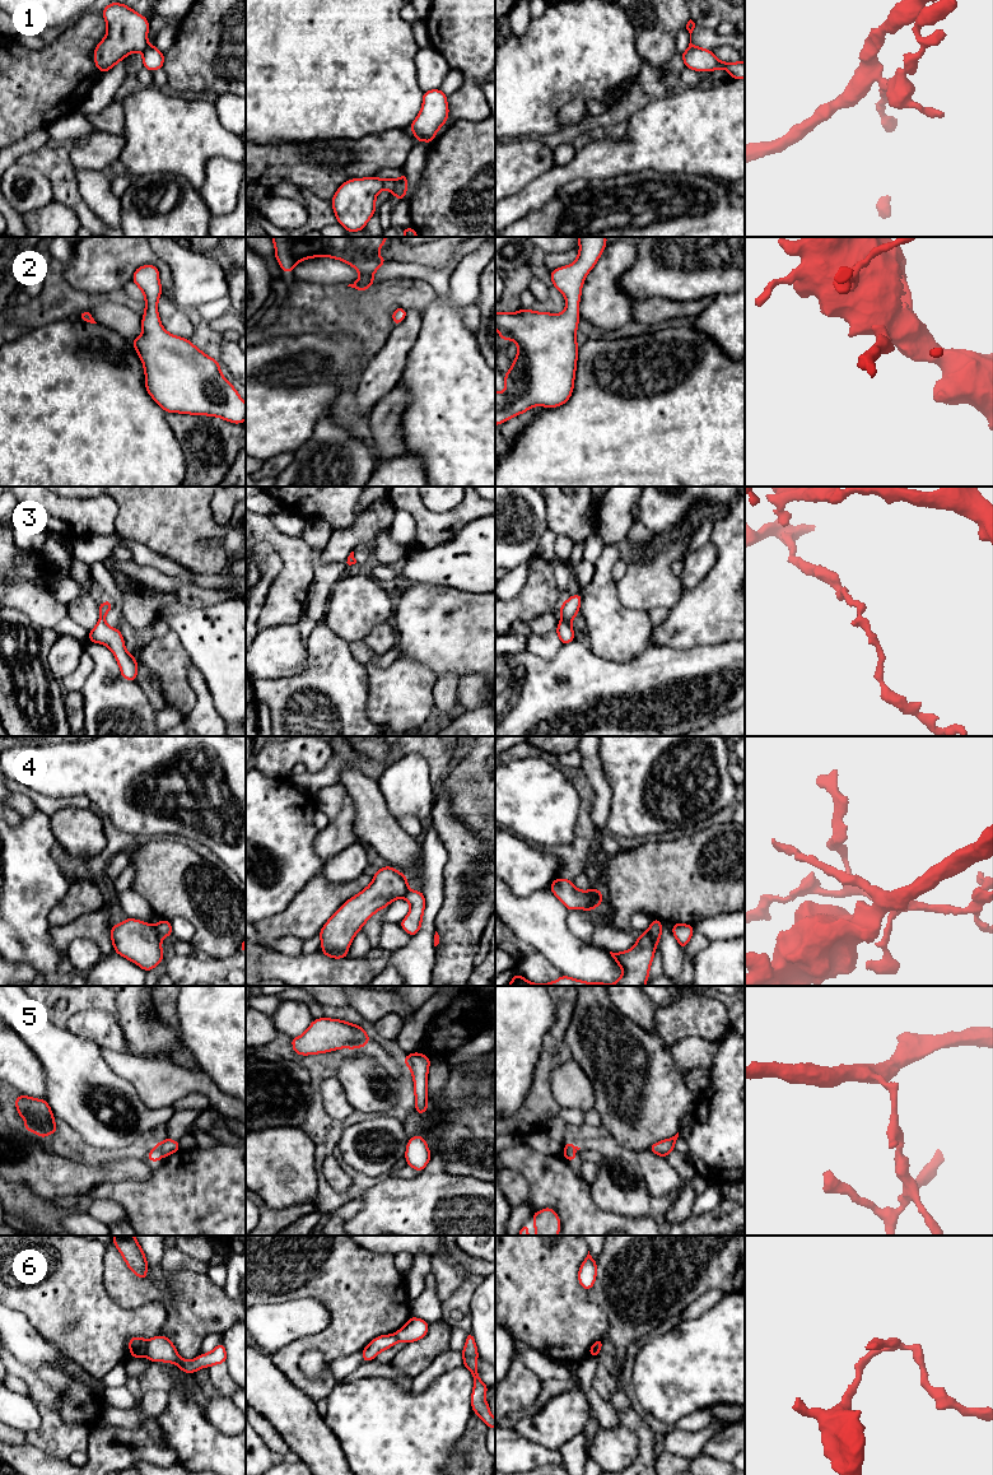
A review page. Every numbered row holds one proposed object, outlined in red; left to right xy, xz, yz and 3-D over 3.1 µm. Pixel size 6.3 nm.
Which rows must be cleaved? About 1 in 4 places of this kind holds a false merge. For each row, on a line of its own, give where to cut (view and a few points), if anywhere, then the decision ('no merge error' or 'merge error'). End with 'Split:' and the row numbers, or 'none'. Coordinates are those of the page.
1: xz (395, 180), (395, 186), (391, 191) | merge error
2: no cut | no merge error
3: no cut | no merge error
4: xy (154, 926), (161, 939) | merge error
5: xy (155, 1145), (163, 1154) | merge error
6: xy (148, 1340), (144, 1354) | merge error
Split: 1, 4, 5, 6

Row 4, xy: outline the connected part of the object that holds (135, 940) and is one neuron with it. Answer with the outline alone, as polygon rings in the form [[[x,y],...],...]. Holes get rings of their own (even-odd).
[[[126,918],[118,925],[112,925],[111,939],[115,953],[137,964],[144,972],[163,960],[162,939],[151,923]]]

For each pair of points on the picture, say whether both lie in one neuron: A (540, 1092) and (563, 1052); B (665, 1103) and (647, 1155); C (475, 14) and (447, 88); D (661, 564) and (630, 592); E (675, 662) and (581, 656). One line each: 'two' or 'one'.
A: one
B: two
C: two
D: one
E: one

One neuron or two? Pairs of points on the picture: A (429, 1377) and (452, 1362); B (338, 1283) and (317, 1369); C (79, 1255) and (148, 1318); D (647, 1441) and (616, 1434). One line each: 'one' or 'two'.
A: one
B: two
C: one
D: two

